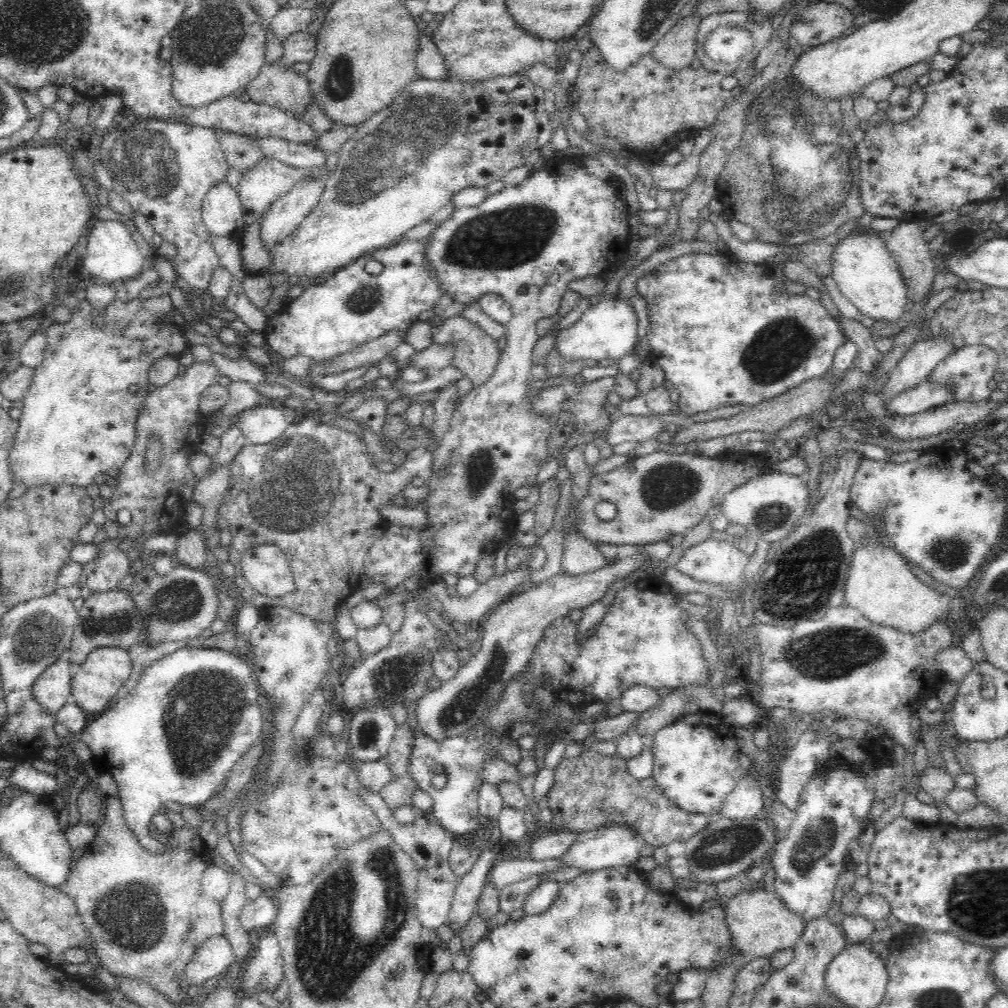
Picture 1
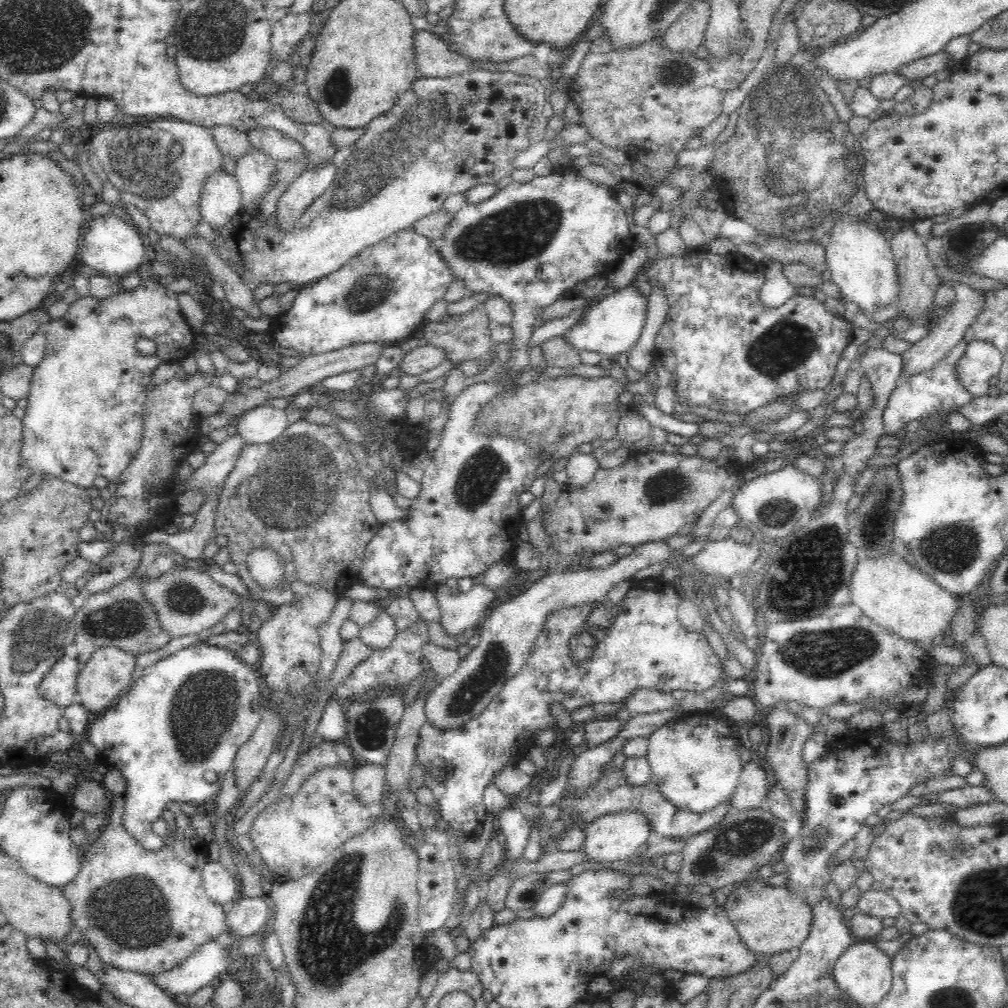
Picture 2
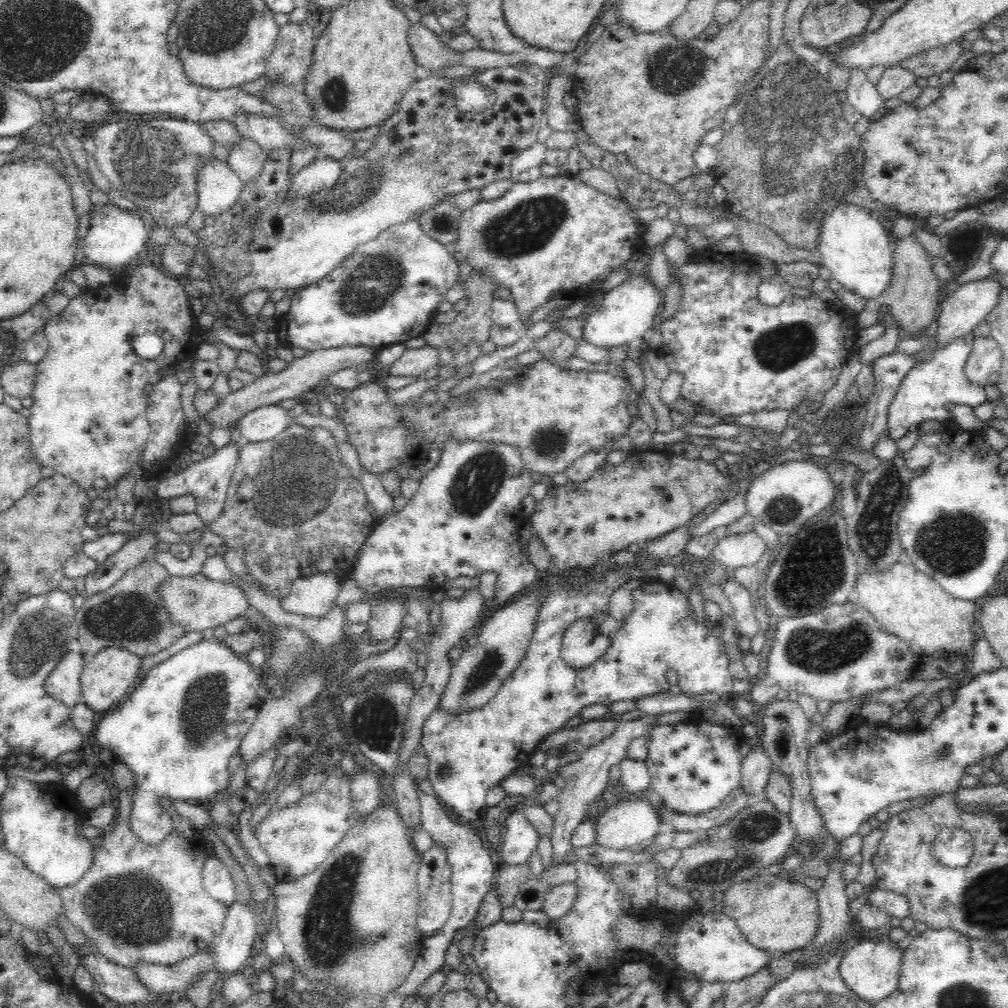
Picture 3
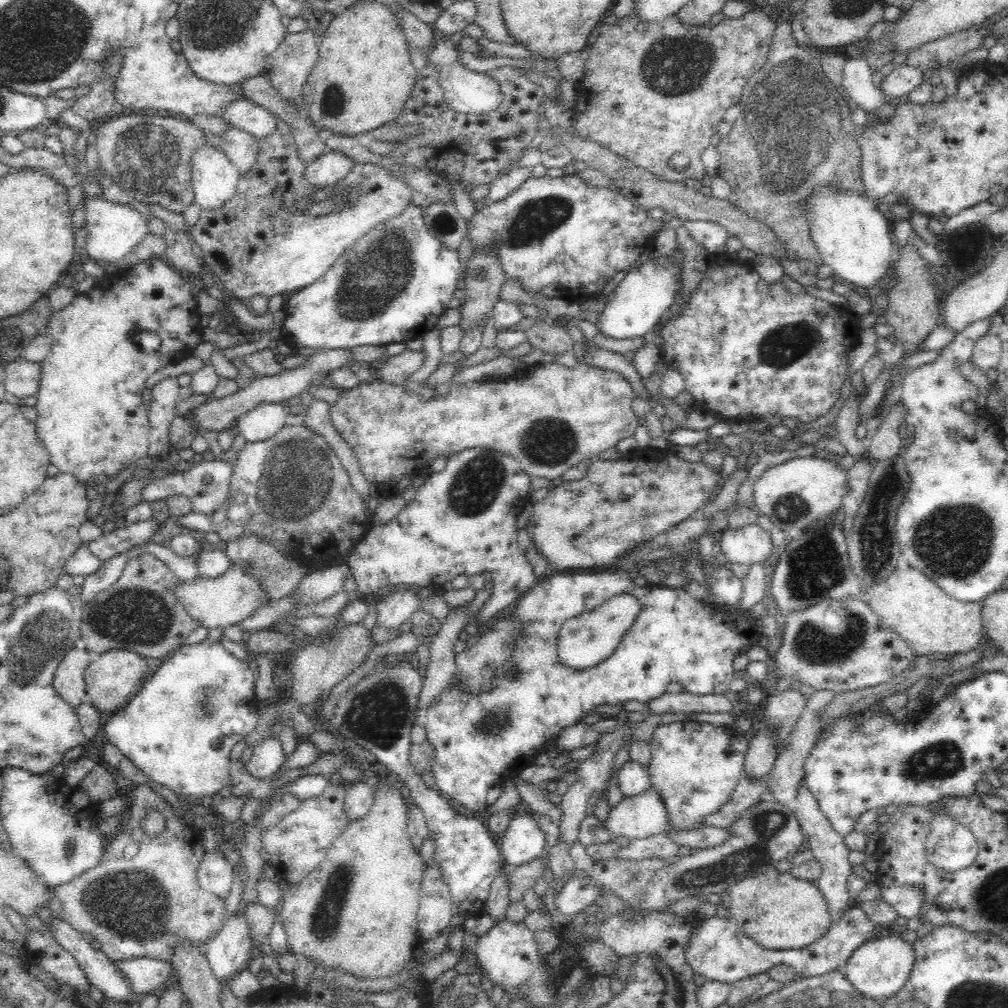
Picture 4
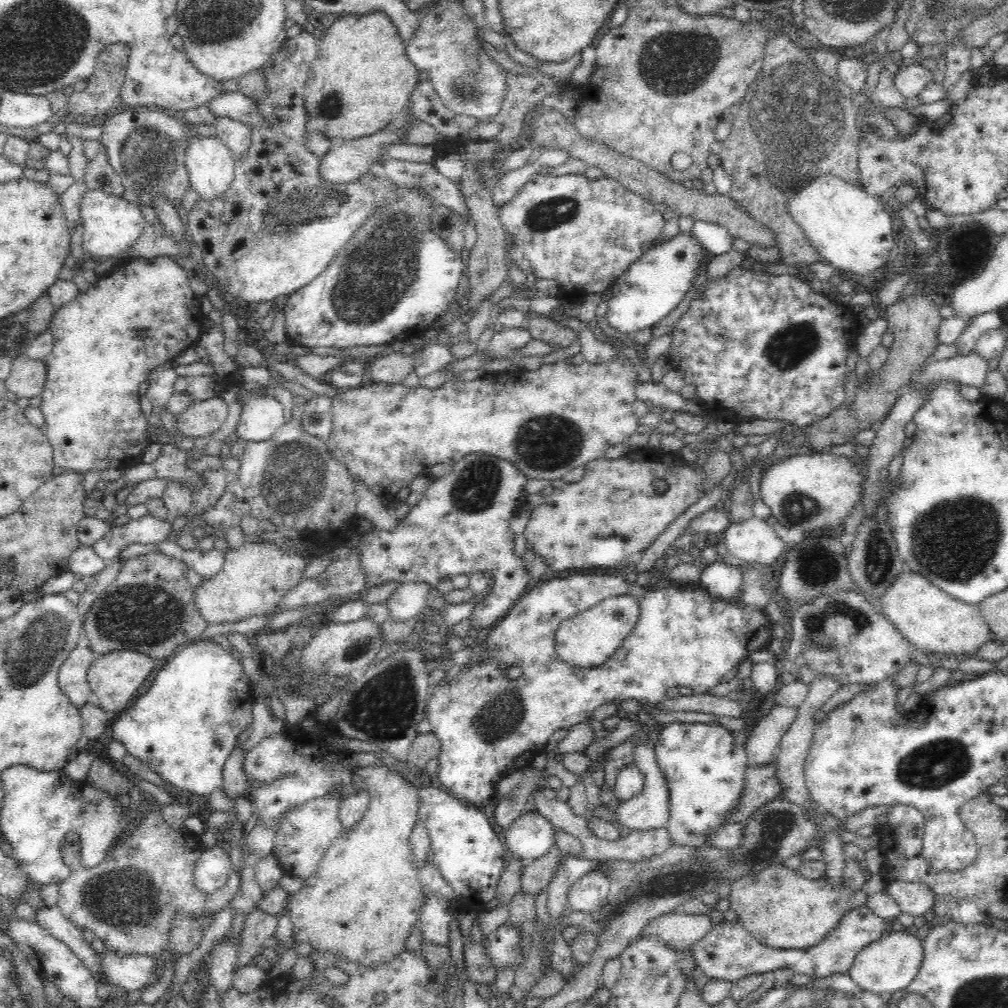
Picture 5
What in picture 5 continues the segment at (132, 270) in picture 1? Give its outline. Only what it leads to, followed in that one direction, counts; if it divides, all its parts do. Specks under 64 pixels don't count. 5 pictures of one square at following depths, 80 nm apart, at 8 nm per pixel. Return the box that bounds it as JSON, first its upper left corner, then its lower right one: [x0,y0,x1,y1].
[80,189,148,261]

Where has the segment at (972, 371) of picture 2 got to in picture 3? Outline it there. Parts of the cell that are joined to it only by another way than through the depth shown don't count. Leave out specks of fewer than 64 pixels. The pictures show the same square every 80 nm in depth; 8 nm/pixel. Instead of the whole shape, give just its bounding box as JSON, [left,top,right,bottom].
[963,338,1002,388]

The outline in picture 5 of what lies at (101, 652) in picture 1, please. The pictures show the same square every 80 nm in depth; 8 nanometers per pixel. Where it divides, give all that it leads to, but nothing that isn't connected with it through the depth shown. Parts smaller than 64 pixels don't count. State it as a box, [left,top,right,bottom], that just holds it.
[87,650,158,715]

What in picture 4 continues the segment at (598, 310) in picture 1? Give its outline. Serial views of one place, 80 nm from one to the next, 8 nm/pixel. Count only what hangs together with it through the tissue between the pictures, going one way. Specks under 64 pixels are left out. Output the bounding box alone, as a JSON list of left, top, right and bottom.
[594,257,681,340]

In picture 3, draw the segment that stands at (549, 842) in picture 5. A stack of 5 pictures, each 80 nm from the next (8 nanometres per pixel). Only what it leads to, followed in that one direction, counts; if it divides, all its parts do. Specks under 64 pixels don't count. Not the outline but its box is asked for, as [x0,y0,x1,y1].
[499,807,539,865]

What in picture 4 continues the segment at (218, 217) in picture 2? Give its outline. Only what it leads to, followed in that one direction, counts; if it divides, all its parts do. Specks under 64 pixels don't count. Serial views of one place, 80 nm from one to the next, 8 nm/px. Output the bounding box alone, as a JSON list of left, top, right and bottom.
[192,143,241,210]

